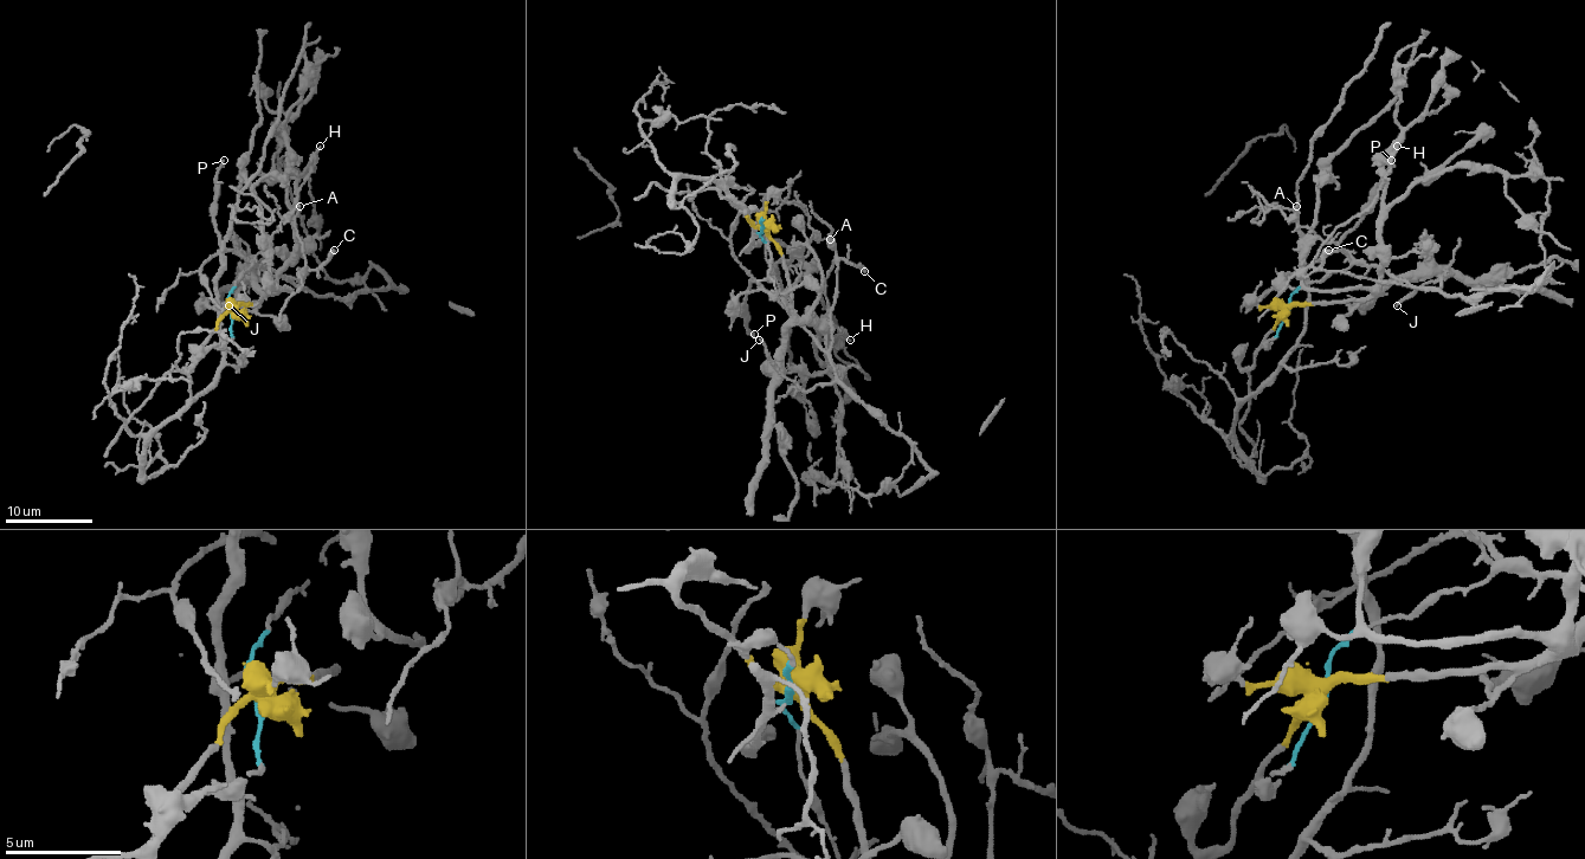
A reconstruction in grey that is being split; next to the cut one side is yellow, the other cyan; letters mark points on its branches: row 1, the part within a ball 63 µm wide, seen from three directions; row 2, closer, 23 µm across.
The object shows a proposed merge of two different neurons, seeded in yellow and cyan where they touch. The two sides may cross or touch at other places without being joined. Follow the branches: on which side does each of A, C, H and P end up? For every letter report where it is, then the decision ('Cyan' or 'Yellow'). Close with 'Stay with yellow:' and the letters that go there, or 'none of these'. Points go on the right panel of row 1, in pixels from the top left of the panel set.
A: Place: (1296, 206). Cyan
C: Place: (1328, 250). Cyan
H: Place: (1397, 146). Cyan
P: Place: (1391, 160). Cyan
Stay with yellow: none of these

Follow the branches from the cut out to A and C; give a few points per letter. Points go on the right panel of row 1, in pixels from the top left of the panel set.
A: (1288, 310), (1288, 299), (1301, 286), (1346, 269), (1351, 260), (1333, 243), (1322, 243), (1301, 225), (1296, 206)
C: (1288, 310), (1290, 297), (1301, 286), (1353, 264), (1379, 264), (1408, 284), (1381, 284), (1316, 269), (1329, 250)

